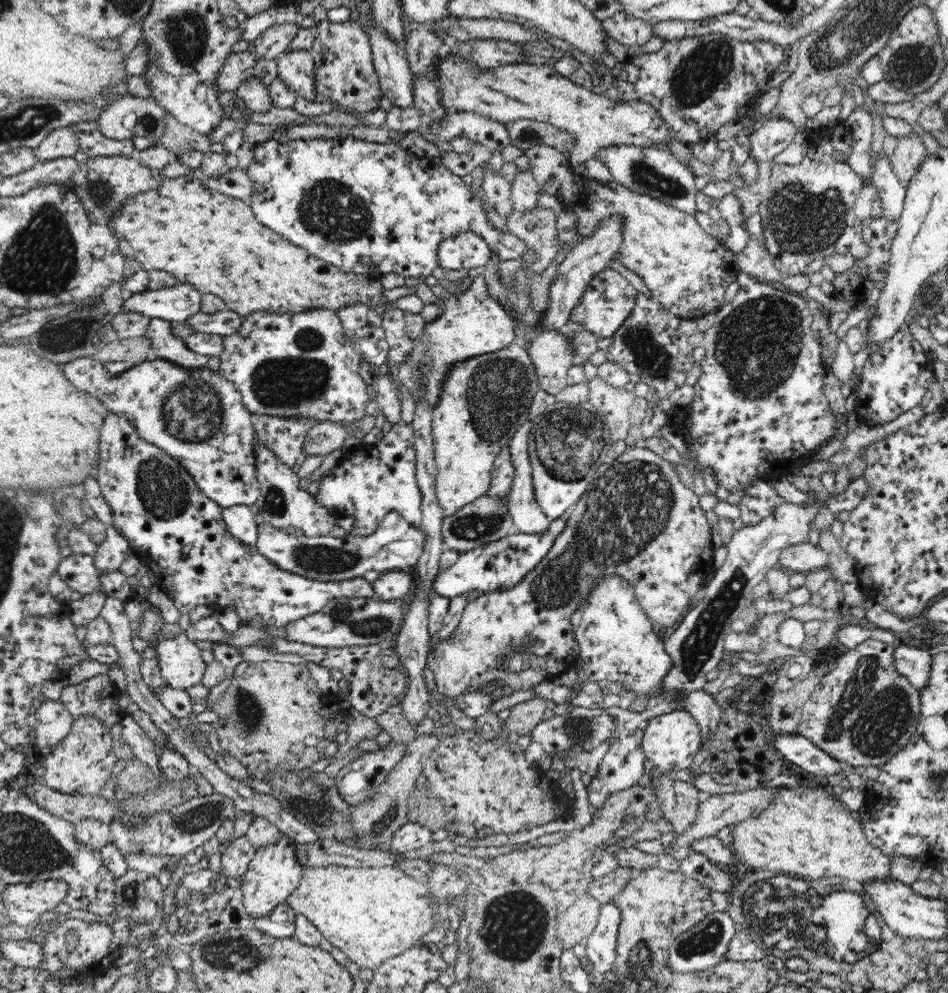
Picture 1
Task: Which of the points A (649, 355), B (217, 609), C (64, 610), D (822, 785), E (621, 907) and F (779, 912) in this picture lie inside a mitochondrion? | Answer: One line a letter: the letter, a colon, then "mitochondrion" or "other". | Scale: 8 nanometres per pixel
A: mitochondrion
B: other
C: other
D: other
E: other
F: mitochondrion

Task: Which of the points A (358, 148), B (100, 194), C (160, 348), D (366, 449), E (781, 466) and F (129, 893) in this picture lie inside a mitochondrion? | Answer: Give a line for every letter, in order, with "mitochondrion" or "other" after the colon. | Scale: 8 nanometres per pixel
A: other
B: mitochondrion
C: other
D: other
E: other
F: mitochondrion

